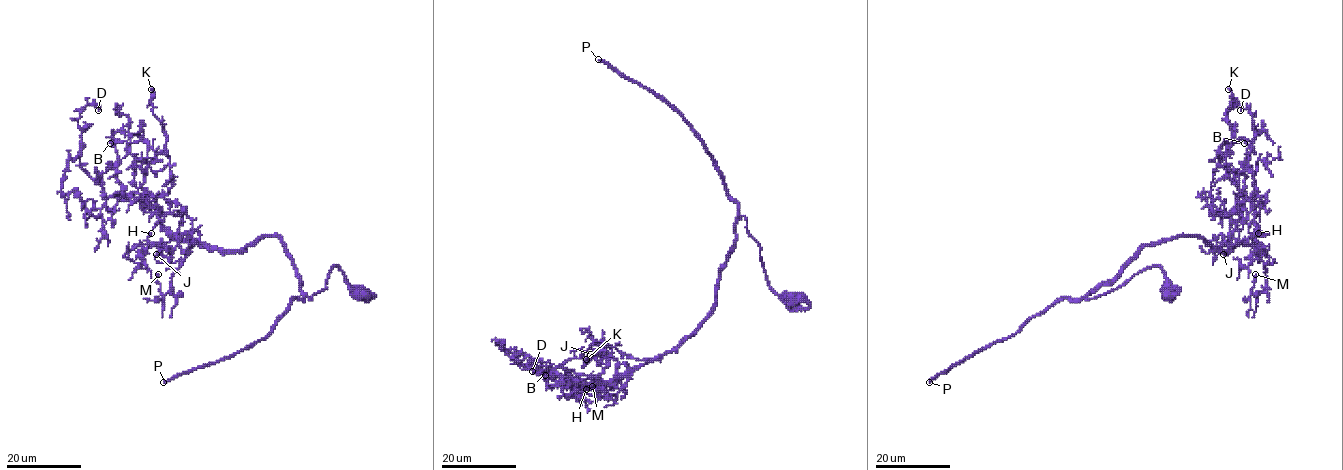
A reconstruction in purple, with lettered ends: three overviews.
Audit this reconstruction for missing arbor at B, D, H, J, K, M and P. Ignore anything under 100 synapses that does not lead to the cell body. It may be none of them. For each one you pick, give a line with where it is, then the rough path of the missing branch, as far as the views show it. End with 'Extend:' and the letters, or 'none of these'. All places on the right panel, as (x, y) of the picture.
P: (929, 382) | (929, 382), (920, 420), (917, 349), (924, 366), (933, 249), (949, 218), (987, 223), (990, 193)
Extend: P

